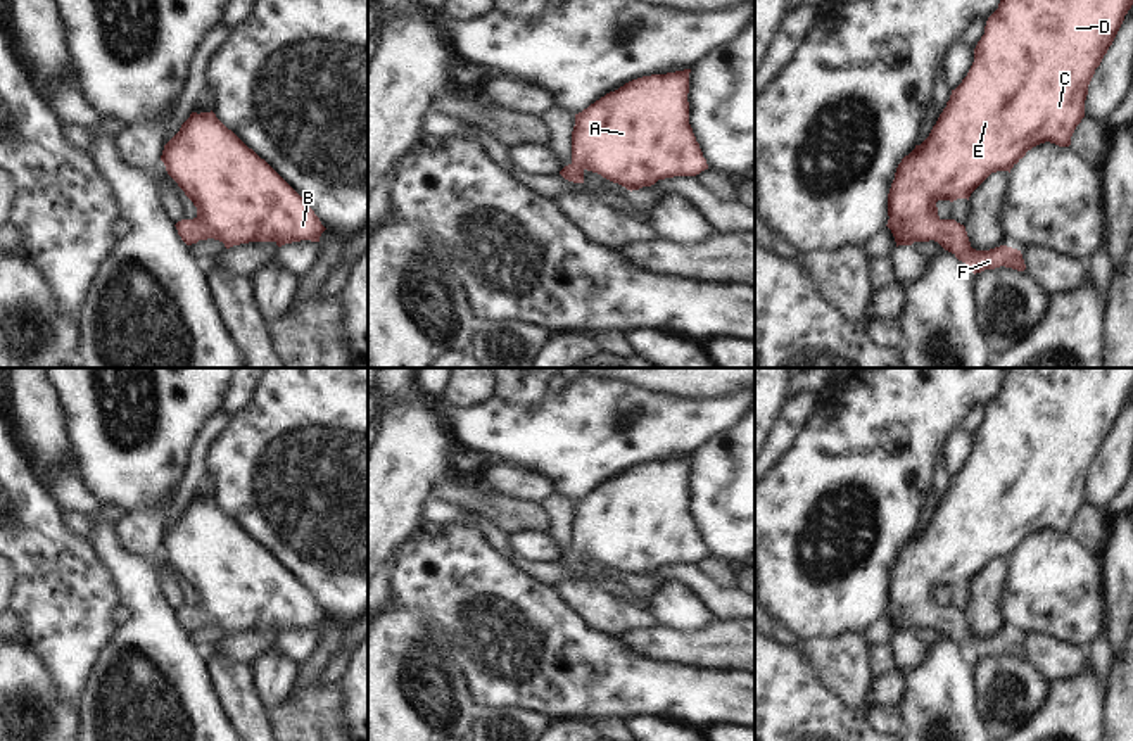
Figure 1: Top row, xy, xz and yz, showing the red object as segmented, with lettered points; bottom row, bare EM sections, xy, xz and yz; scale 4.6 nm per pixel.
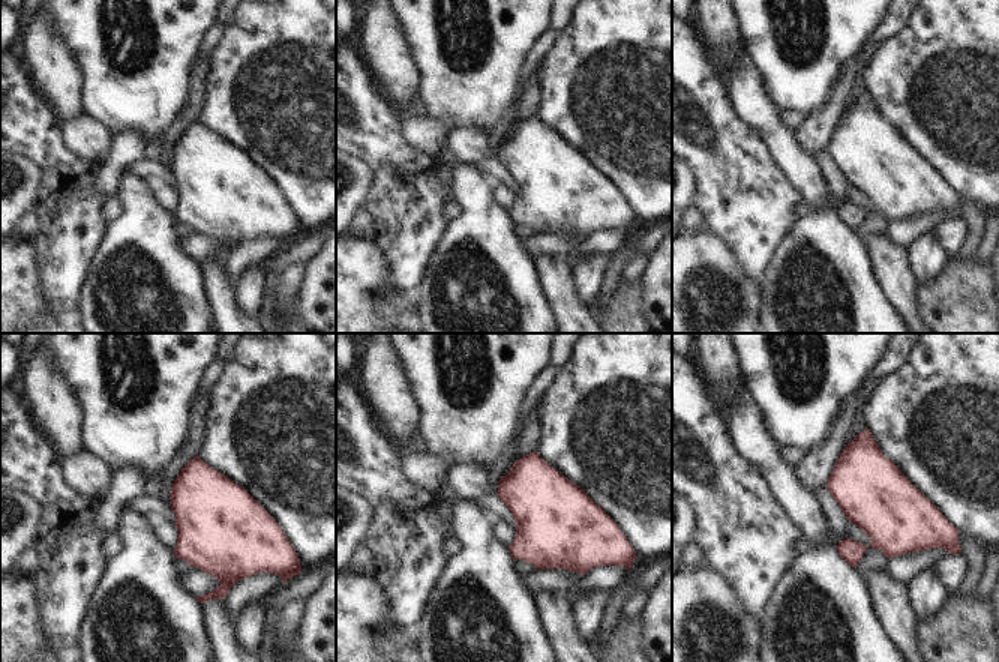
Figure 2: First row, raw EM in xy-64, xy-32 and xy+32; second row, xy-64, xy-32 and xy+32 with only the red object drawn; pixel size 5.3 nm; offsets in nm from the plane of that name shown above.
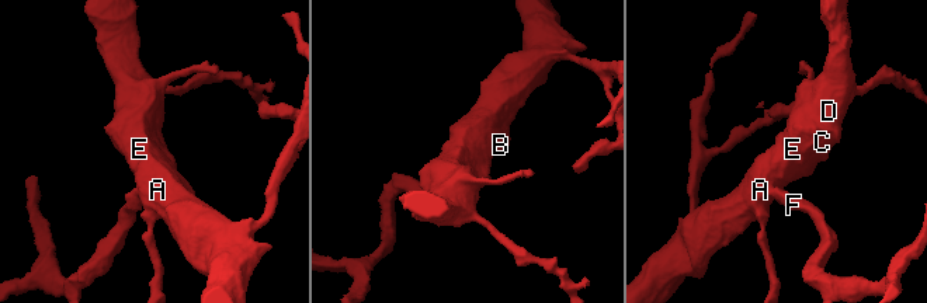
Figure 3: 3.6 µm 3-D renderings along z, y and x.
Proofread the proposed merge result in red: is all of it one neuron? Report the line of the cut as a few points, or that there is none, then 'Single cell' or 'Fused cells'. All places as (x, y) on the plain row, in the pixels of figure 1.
No split. Single cell

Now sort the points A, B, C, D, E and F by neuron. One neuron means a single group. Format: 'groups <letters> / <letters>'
groups A B C D E F

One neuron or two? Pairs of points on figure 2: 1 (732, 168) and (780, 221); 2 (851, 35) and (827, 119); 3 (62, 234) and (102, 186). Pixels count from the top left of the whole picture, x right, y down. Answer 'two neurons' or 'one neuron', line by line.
1: one neuron
2: two neurons
3: two neurons

